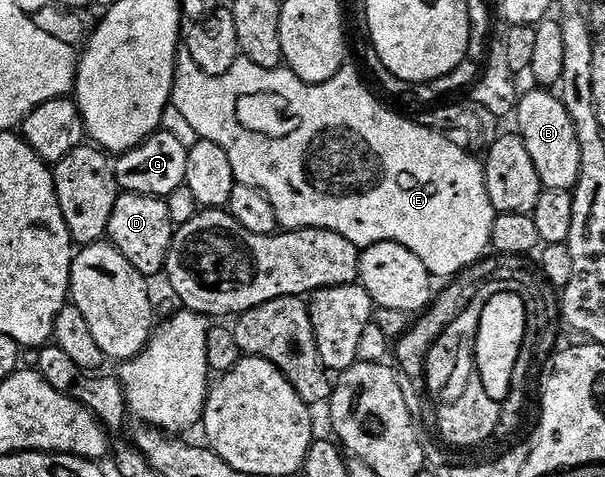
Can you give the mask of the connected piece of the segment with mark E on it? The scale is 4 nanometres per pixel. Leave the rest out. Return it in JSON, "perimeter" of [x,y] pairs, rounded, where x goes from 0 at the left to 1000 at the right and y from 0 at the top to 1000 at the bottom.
{"perimeter":[[[307,107],[296,109],[288,130],[288,182],[281,191],[284,229],[307,252],[307,262],[332,294],[349,296],[370,308],[370,325],[377,325],[377,342],[383,342],[383,367],[388,379],[410,384],[410,392],[425,392],[450,426],[450,442],[456,442],[456,459],[468,482],[476,480],[540,480],[557,488],[570,488],[574,501],[593,518],[603,518],[623,505],[653,505],[674,526],[681,526],[701,551],[701,560],[719,583],[742,583],[755,577],[772,556],[783,553],[805,528],[810,509],[810,486],[817,465],[818,442],[807,417],[803,398],[803,365],[800,346],[785,323],[754,308],[731,279],[693,262],[689,252],[663,245],[650,237],[638,220],[630,220],[612,197],[608,180],[598,172],[598,161],[579,138],[567,132],[542,166],[534,170],[499,170],[476,140],[438,145],[423,140],[423,132],[405,124],[395,126],[369,155],[345,159],[331,145]]]}

